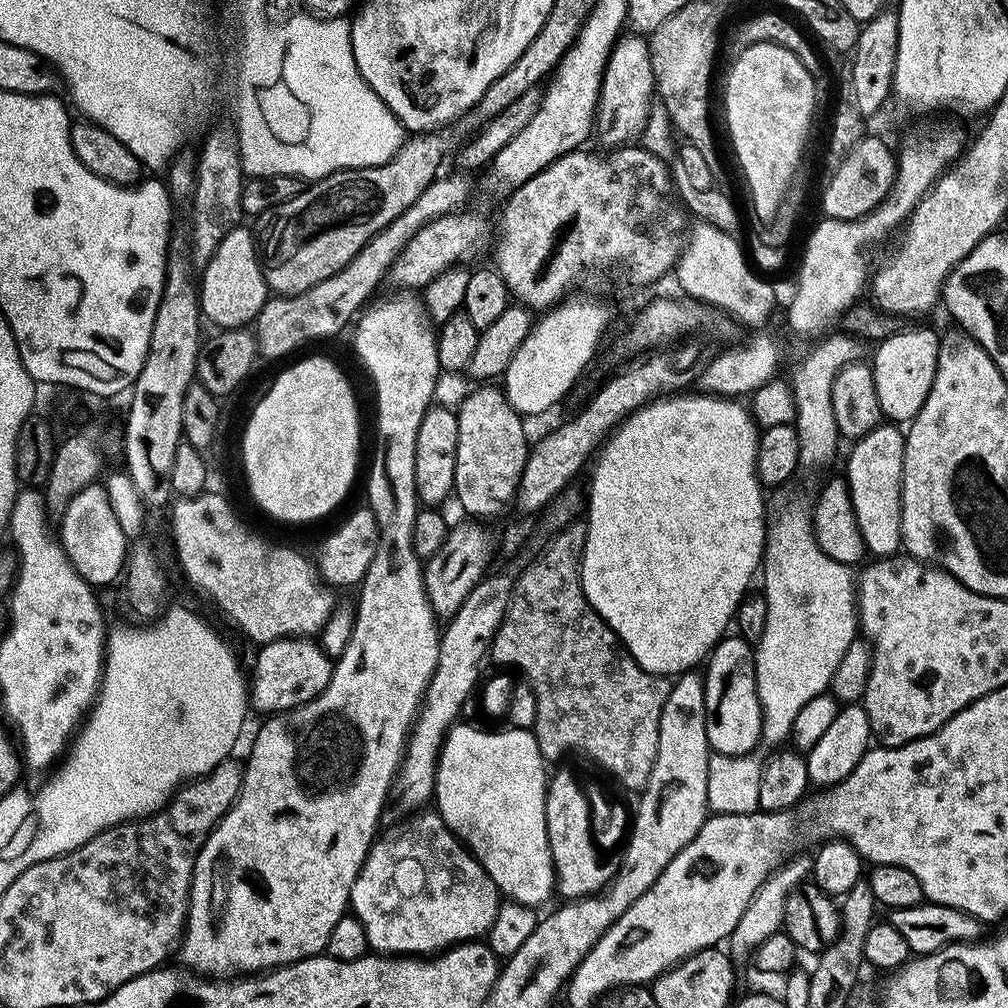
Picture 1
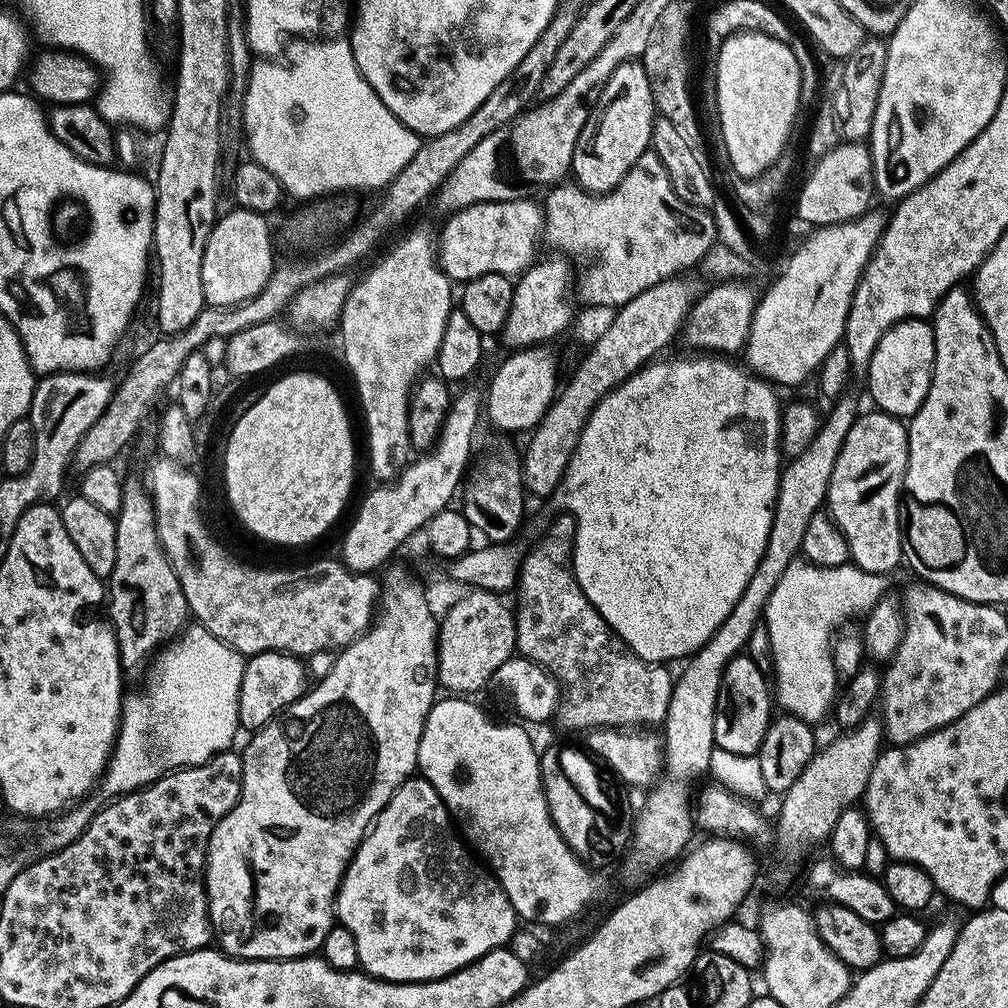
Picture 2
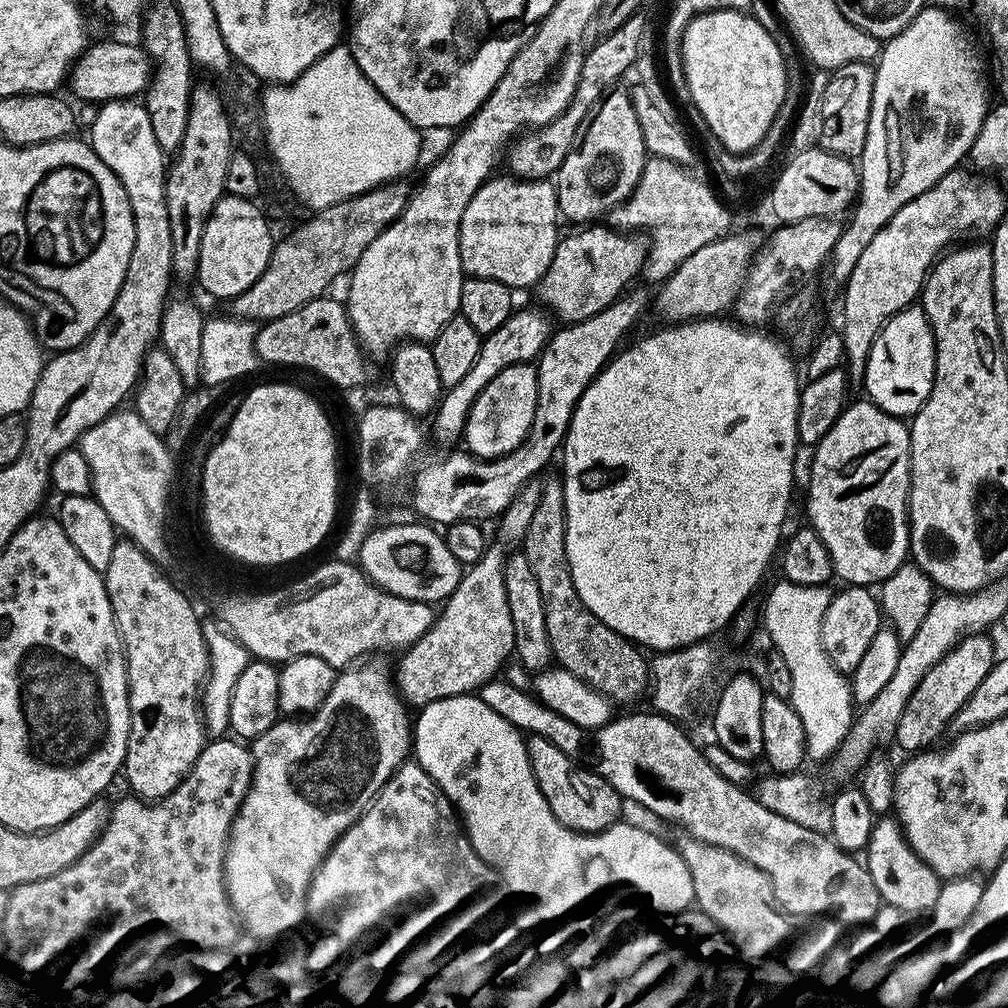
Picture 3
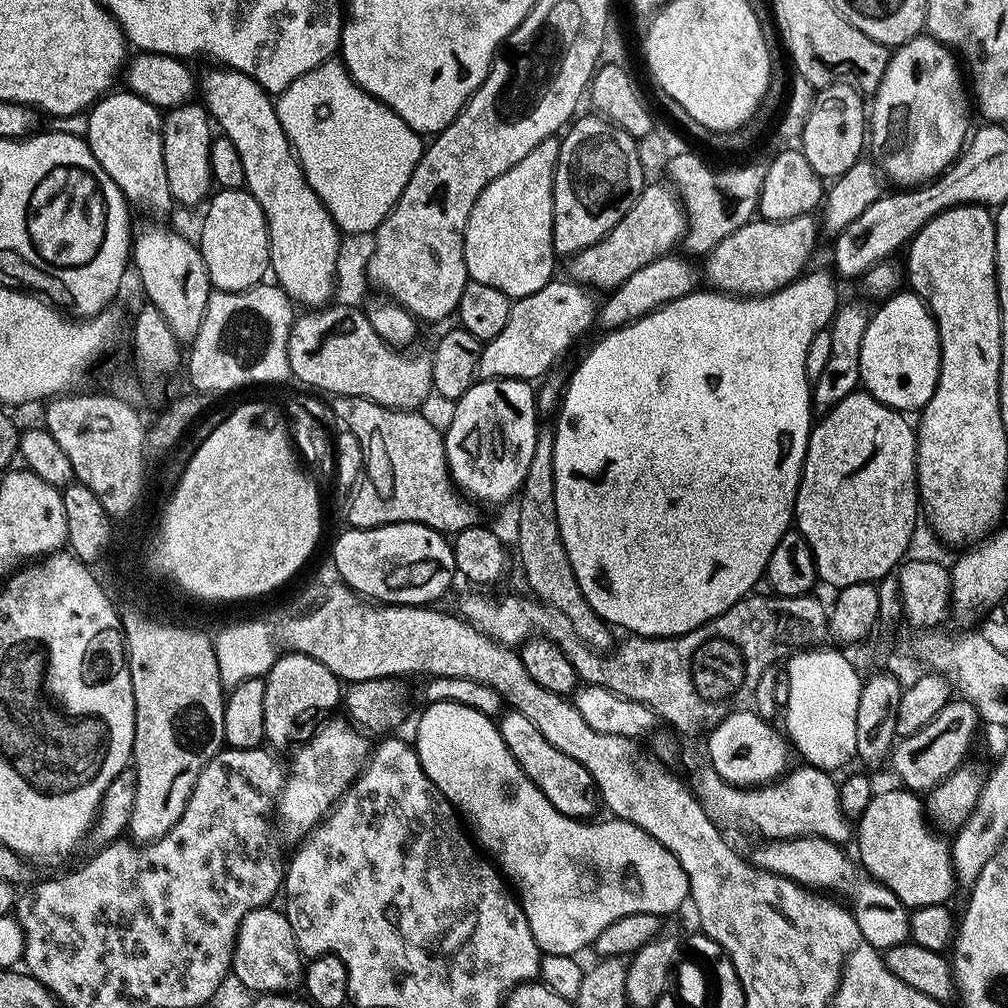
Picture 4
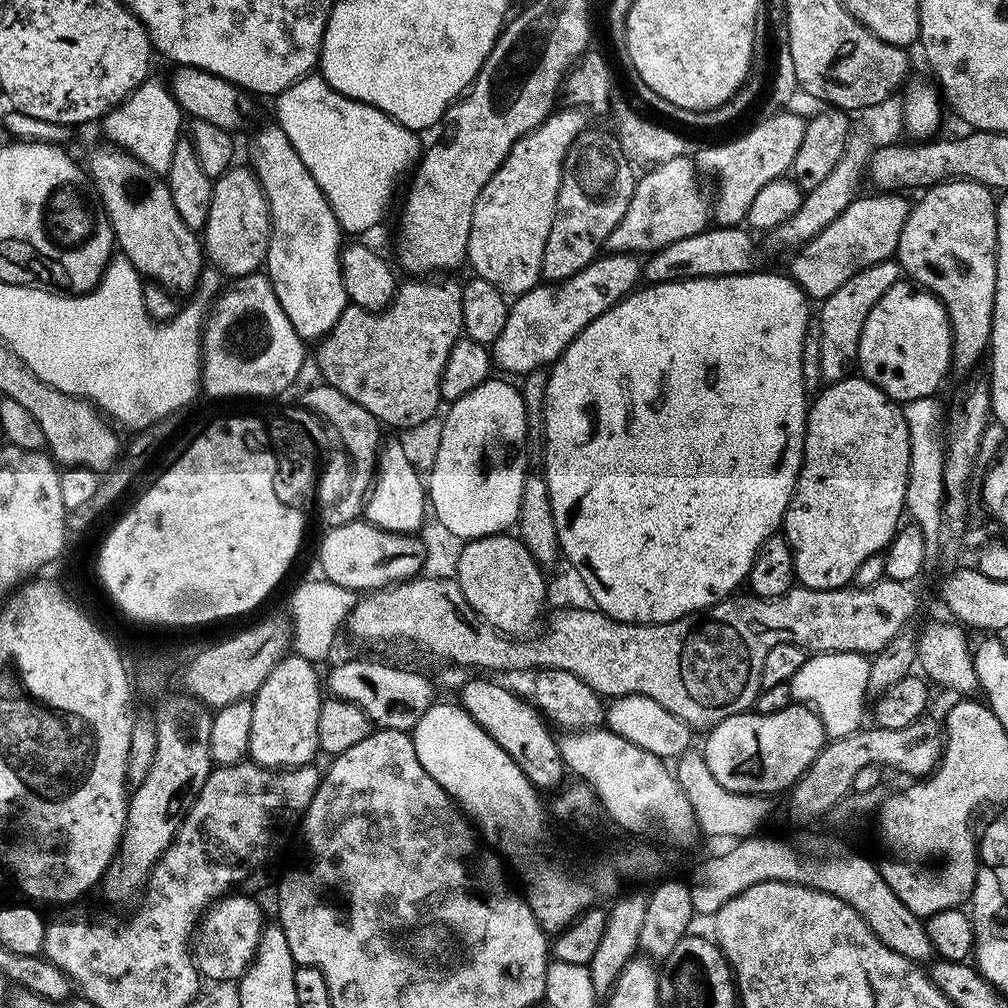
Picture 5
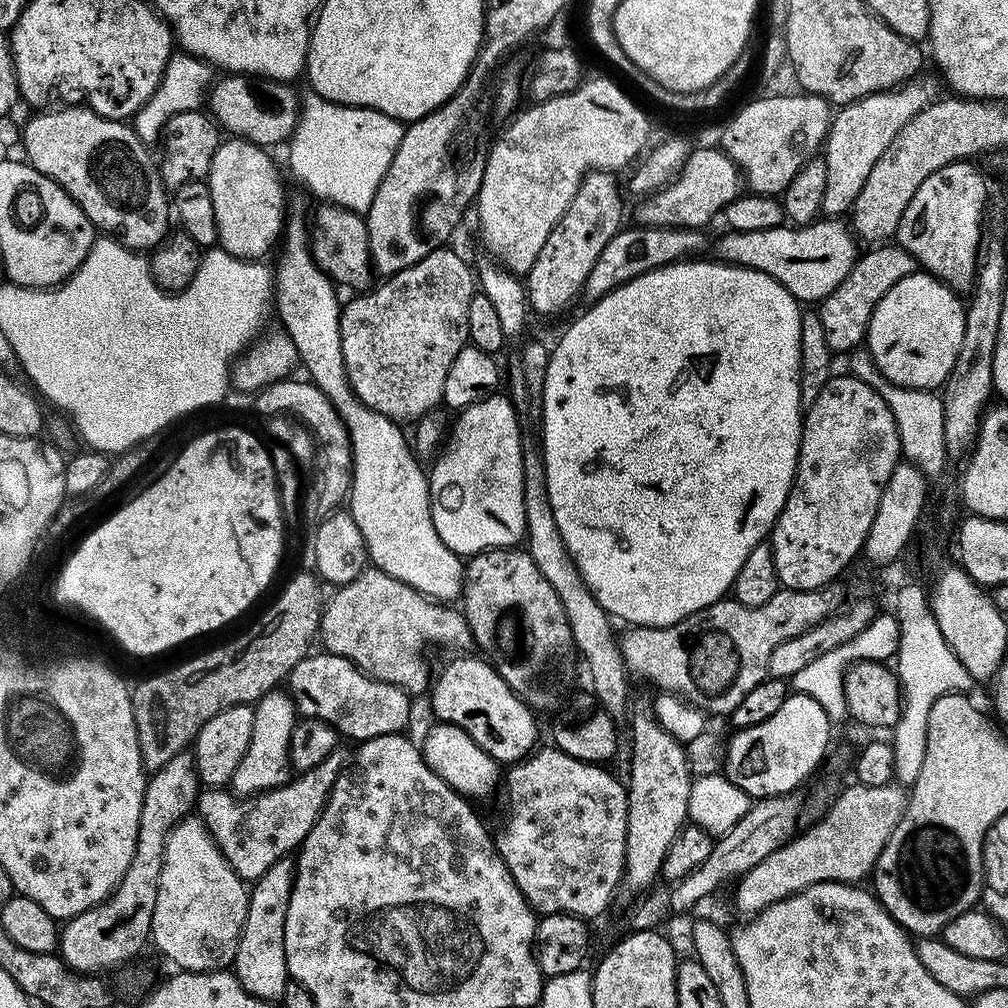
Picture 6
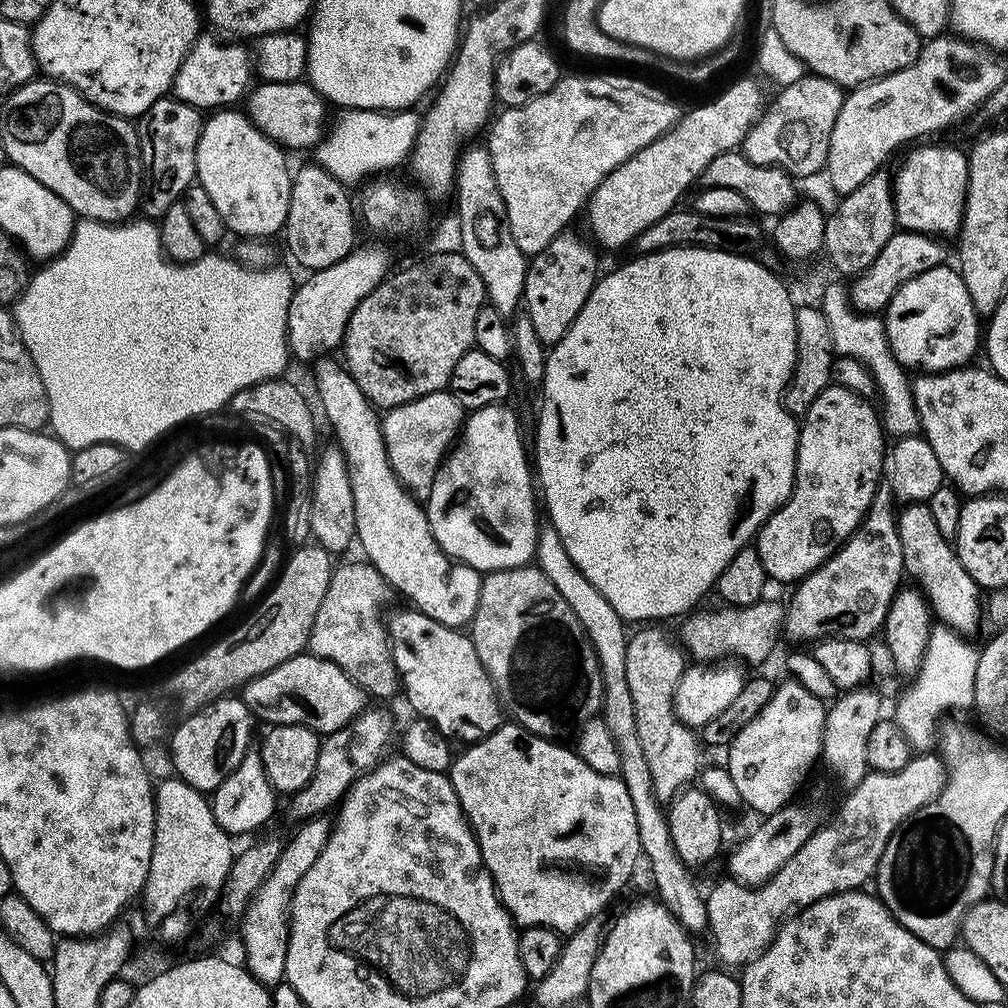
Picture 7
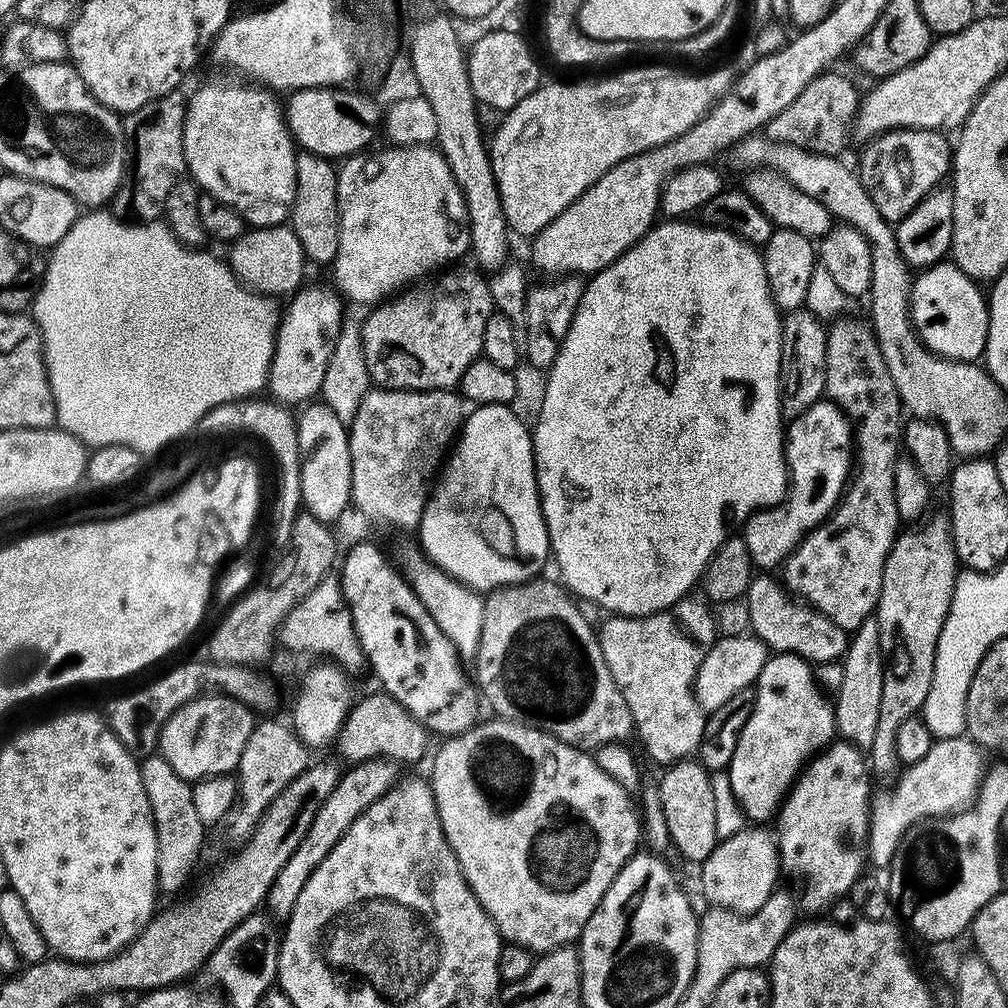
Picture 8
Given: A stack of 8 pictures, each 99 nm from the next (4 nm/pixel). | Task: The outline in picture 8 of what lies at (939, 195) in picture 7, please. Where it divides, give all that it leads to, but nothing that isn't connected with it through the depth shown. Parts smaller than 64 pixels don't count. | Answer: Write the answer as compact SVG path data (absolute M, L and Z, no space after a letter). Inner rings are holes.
M905 126L895 128L892 132L883 132L871 141L870 148L876 153L872 160L868 156L862 157L860 164L864 168L869 167L866 187L872 194L874 206L878 206L882 218L886 218L889 224L899 224L900 219L922 203L933 188L945 183L952 166L954 148L944 136L947 135L935 128Z

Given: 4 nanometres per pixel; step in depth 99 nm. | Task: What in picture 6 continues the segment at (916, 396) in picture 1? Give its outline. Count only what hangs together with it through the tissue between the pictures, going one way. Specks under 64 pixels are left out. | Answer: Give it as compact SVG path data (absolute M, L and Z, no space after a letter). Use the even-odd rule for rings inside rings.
M917 270L902 278L902 282L894 282L894 286L886 290L882 302L874 306L874 314L870 318L866 337L866 350L872 355L872 360L880 373L891 384L903 388L939 389L947 381L950 370L954 370L954 362L962 346L962 334L966 330L965 311L965 301L953 288L947 288L941 280L929 272Z

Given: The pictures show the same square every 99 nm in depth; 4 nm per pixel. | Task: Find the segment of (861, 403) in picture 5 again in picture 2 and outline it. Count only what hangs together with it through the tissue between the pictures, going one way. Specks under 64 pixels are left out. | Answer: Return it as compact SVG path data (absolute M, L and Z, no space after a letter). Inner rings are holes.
M871 410L857 415L850 426L842 448L838 450L838 460L828 482L826 512L846 538L851 563L867 572L889 574L902 564L900 551L900 509L904 475L908 465L908 429L903 419L891 416L888 412Z

